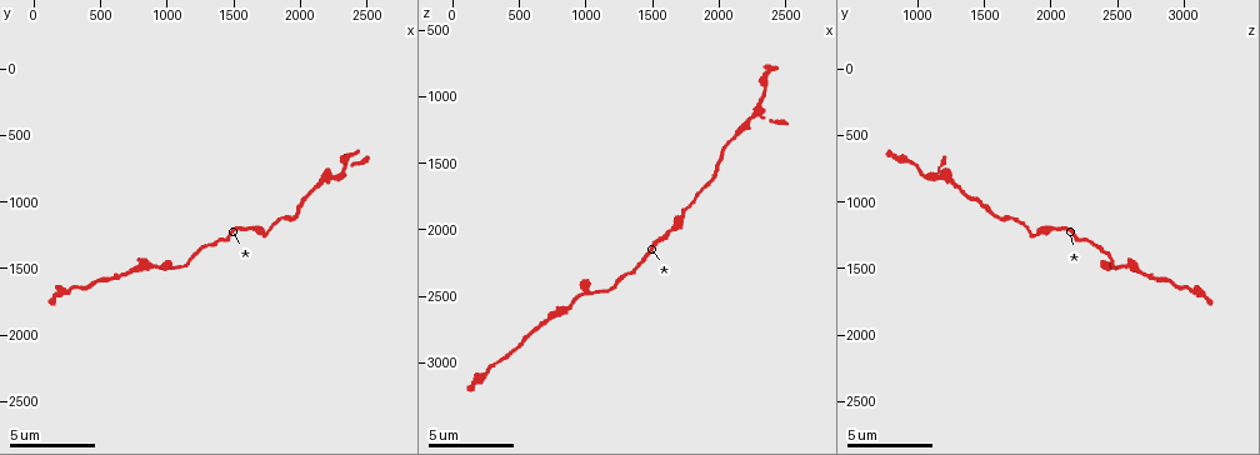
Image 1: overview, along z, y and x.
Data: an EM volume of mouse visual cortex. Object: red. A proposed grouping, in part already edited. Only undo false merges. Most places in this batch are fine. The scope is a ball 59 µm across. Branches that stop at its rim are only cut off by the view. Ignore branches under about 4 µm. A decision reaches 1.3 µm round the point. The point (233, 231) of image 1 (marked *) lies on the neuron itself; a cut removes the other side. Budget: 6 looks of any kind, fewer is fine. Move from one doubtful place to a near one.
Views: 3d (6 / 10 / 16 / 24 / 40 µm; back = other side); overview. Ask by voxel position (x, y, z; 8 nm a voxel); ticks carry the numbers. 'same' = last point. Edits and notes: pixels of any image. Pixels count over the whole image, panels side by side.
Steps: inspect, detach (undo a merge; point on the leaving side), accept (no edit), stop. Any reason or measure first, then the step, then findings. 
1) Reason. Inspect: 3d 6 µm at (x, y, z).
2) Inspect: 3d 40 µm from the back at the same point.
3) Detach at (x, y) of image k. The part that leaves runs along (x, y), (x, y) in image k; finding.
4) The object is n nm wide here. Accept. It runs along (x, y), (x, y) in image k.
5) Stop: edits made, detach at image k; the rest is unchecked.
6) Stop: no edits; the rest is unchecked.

Sudden change in width. Inspect: 3d 10 µm at (1740, 1260, 1860).

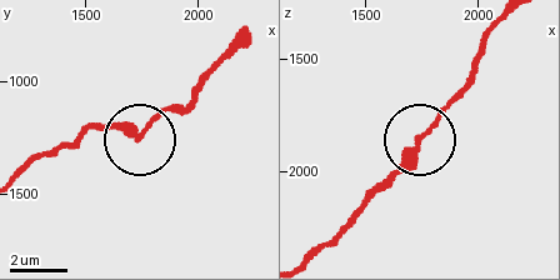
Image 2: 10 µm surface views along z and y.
Accept. It runs along (86, 129), (123, 124), (139, 134), (196, 98) in image 2; one neuron here.

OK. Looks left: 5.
Sudden change in width. Inspect: 3d 10 µm at (2140, 900, 1260).

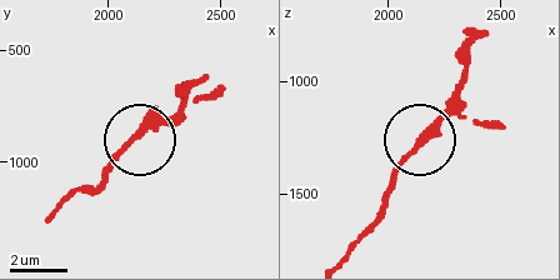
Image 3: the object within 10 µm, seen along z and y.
Zoom in. Inspect: 3d 6 µm at (2140, 890, 1280).

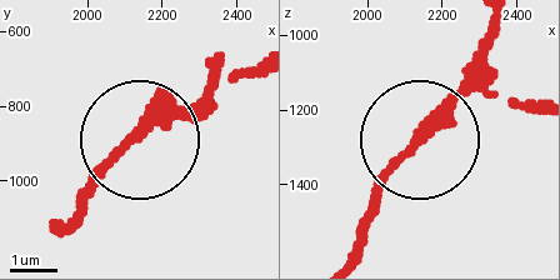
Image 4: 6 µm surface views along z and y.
The object is 230 nm wide here. Accept. It runs along (345, 258), (405, 150), (484, 59) in image 4; one neuron here.

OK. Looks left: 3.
Calibre changes. Inspect: 3d 6 µm at (1000, 1460, 2460).

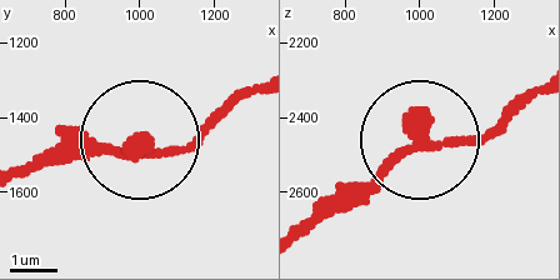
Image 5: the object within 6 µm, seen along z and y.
Accept. It runs along (251, 88), (168, 146), (40, 155) in image 5; one neuron here.

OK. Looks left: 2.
Stop: no edits; the rest is unchecked.

